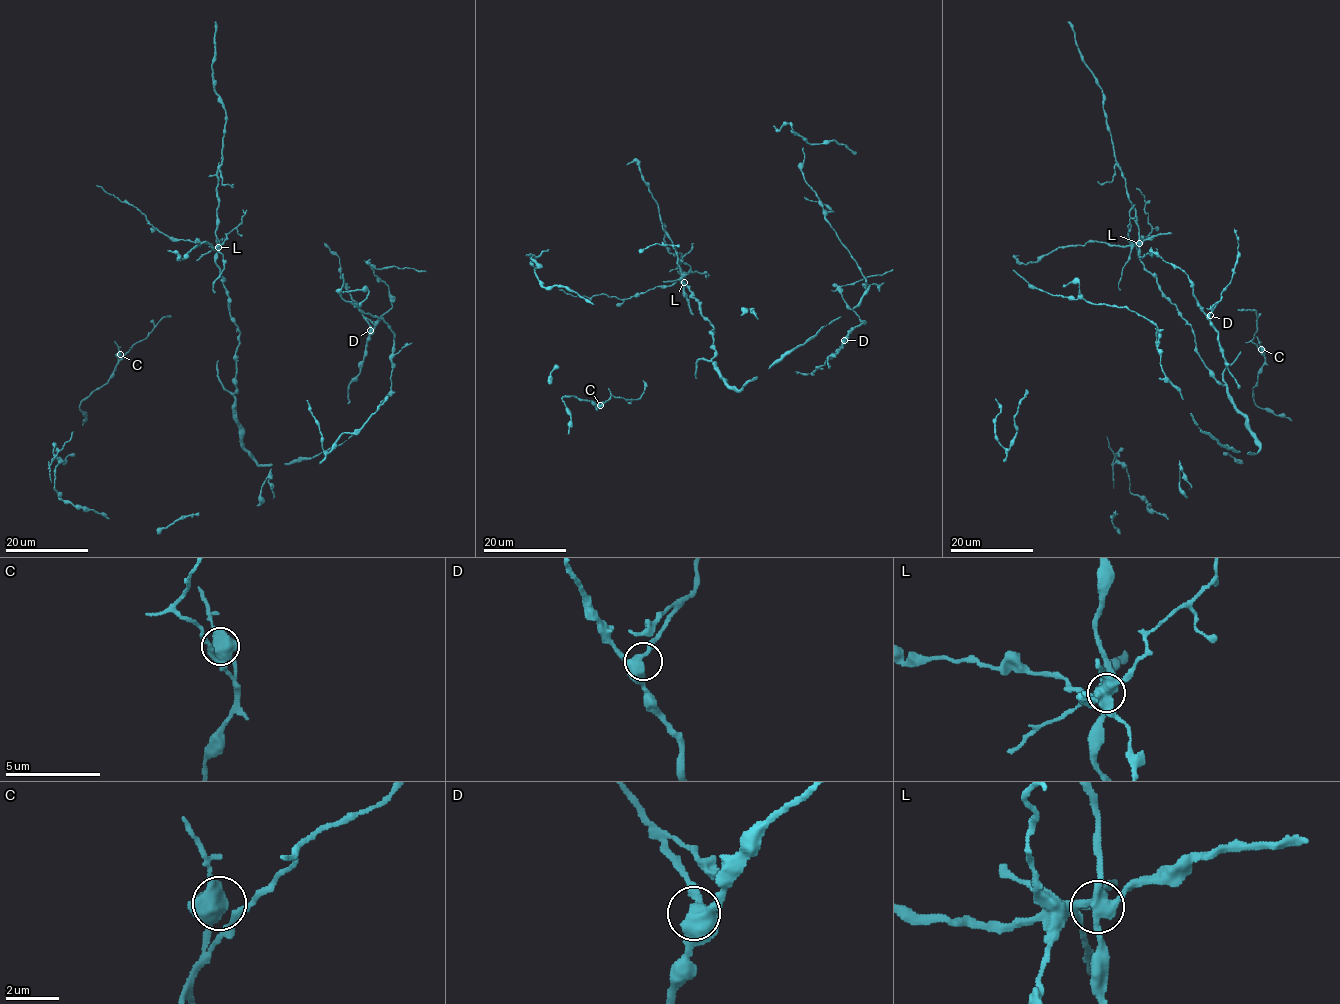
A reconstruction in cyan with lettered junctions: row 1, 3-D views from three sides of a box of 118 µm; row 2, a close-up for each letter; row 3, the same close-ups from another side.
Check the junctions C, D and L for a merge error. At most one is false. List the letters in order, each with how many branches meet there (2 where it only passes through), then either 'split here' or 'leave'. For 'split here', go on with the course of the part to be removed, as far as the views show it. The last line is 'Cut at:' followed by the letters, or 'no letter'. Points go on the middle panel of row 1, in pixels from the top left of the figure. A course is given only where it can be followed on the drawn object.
C: 3 branches meet; leave
D: 4 branches meet; leave
L: 4 branches meet; split here; foreign part runs (684, 282), (678, 279), (670, 286), (649, 289), (620, 300), (605, 294), (590, 298), (573, 296), (559, 289)
Cut at: L

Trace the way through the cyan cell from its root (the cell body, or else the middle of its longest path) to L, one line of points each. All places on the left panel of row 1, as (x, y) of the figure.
L: (262, 465), (243, 446), (235, 414), (232, 394), (240, 331), (216, 263), (218, 247)

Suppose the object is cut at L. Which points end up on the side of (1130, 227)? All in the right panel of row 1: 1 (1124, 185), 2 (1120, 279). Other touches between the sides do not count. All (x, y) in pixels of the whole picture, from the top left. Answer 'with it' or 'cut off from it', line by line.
1: cut off from it
2: with it

